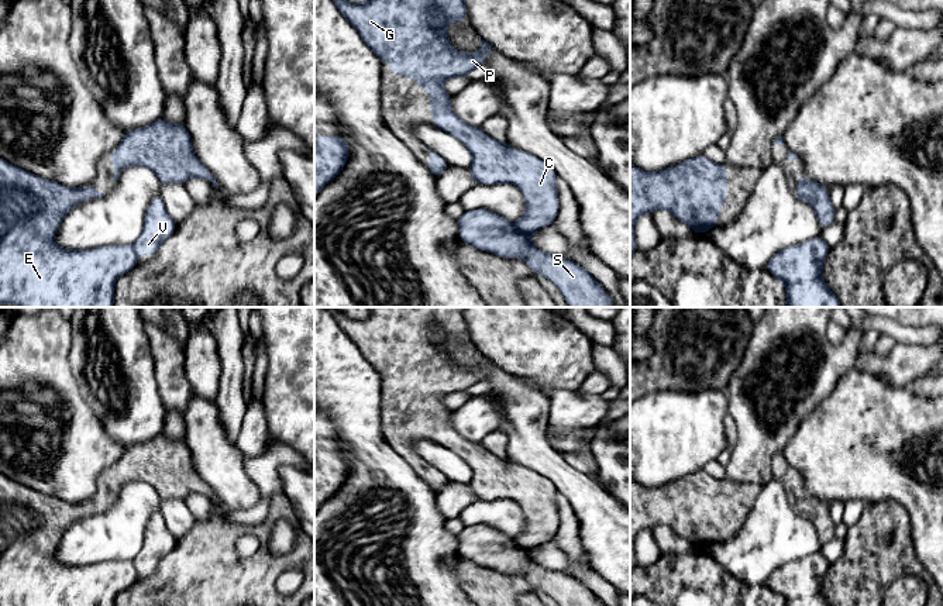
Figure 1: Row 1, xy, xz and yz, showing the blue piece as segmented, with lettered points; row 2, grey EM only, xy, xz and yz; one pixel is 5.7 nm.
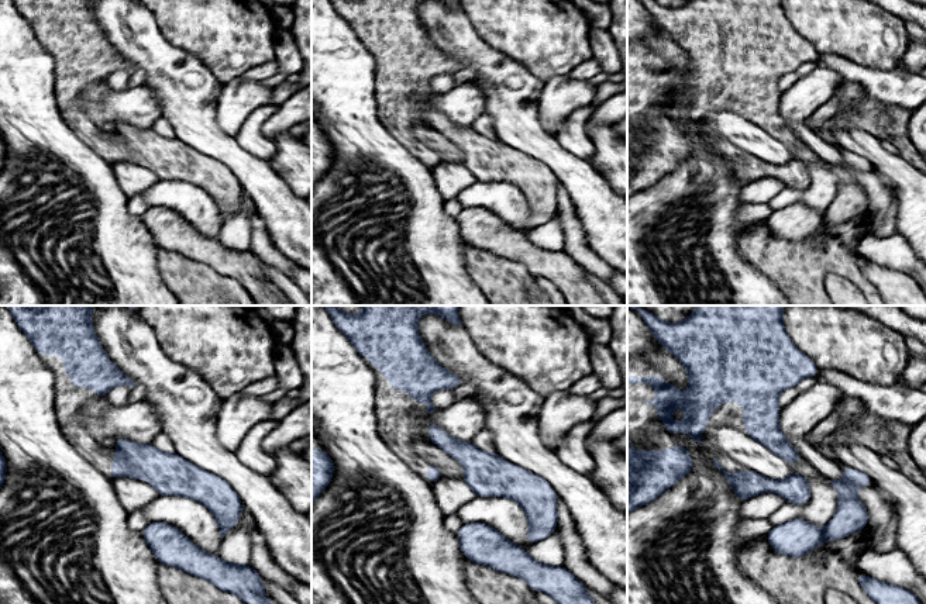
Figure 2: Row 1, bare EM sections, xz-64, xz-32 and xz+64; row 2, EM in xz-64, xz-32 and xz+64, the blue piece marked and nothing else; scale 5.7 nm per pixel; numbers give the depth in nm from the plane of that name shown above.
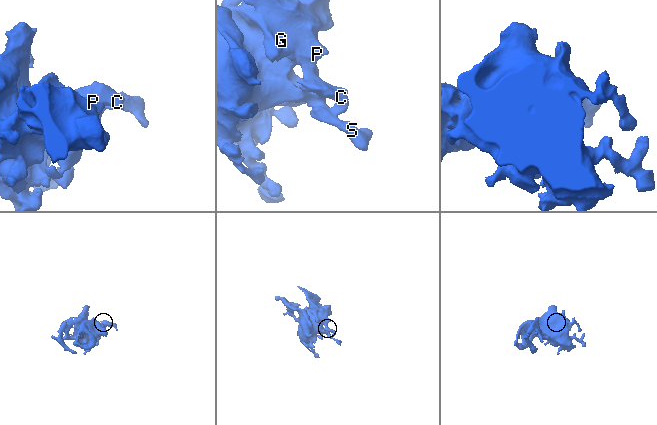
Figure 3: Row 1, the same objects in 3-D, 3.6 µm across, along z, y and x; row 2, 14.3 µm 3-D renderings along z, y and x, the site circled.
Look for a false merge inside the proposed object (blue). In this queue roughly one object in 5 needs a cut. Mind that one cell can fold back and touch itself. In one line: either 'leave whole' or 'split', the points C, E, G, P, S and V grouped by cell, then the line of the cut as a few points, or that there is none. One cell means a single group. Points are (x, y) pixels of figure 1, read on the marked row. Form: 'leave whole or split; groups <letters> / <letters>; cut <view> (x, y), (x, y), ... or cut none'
leave whole; groups C E G P S V; cut none

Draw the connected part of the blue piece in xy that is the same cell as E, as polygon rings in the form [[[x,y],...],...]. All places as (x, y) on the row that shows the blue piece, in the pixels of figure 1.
[[[0,156],[0,304],[20,307],[113,307],[118,276],[138,265],[137,256],[155,255],[159,245],[176,230],[162,197],[149,202],[144,228],[132,245],[65,249],[52,238],[65,216],[79,203],[101,197],[92,183],[66,187],[30,173]]]

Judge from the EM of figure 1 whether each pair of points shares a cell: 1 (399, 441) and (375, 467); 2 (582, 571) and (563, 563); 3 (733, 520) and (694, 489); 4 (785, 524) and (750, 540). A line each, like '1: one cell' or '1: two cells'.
1: two cells
2: two cells
3: one cell
4: one cell

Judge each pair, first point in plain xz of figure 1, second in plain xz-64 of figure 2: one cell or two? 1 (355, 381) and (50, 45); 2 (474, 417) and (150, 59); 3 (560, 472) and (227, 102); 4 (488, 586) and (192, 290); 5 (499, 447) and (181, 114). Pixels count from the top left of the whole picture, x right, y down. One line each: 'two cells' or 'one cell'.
1: two cells
2: two cells
3: two cells
4: one cell
5: two cells

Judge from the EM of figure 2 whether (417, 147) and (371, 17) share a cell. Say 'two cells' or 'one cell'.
one cell

